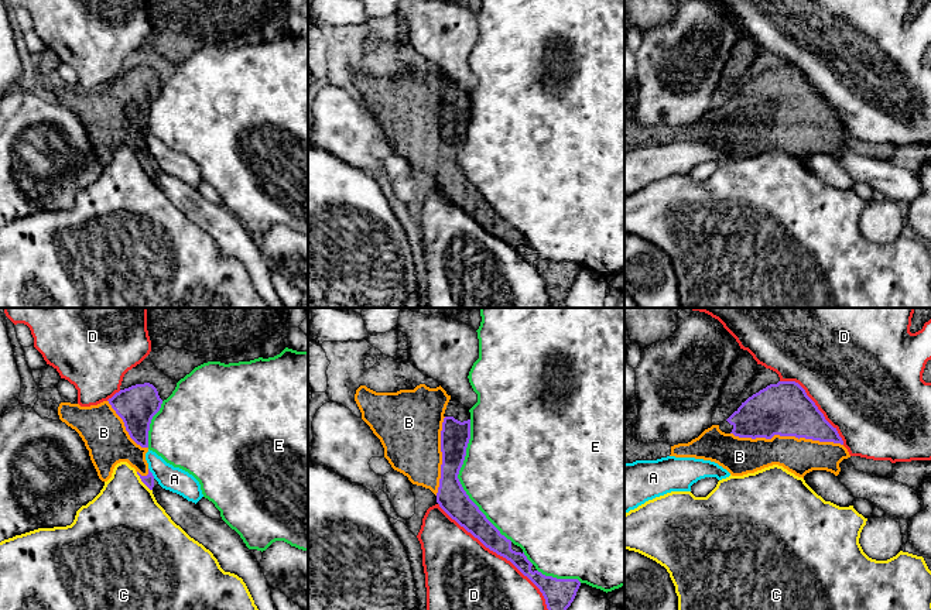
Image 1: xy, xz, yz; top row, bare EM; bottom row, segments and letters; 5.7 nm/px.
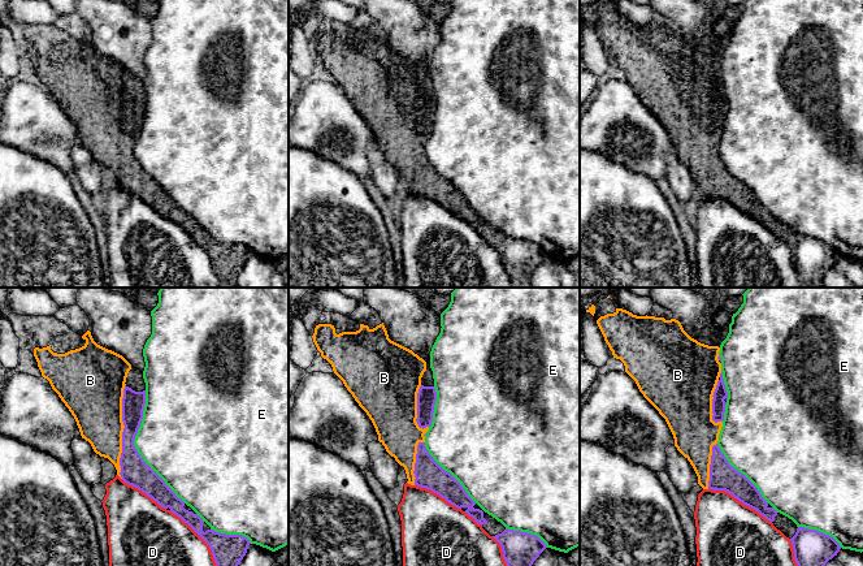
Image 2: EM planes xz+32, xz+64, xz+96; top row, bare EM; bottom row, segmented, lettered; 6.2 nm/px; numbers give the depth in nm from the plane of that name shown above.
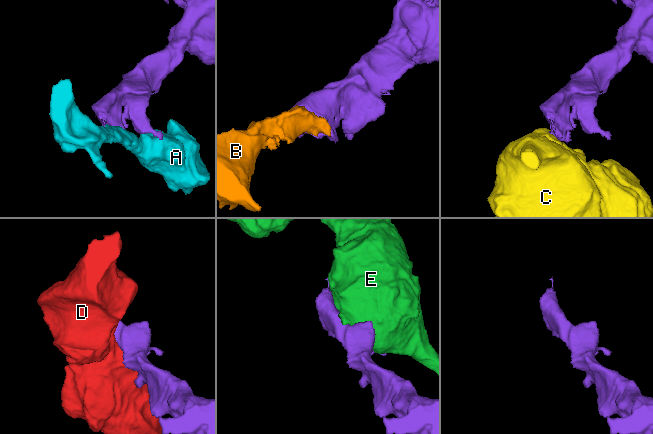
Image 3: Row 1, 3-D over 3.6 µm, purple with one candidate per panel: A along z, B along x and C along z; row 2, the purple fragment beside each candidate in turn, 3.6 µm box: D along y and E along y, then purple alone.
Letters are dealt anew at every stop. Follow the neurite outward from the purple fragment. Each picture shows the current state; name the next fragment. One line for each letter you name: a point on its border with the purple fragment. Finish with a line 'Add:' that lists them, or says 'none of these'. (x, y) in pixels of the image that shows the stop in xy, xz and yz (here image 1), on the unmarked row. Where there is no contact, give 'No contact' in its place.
B: Touches purple at yz (787, 119)
Add: B

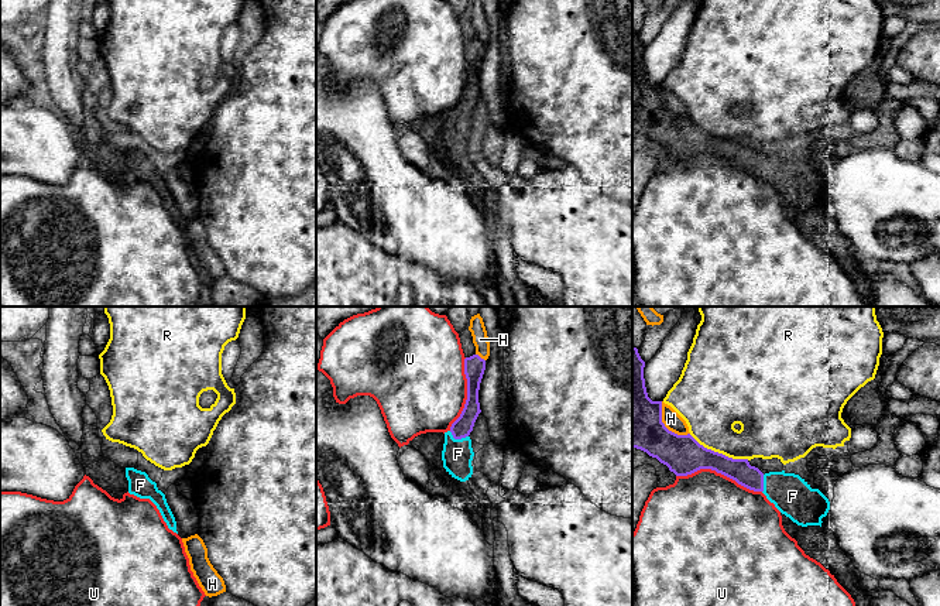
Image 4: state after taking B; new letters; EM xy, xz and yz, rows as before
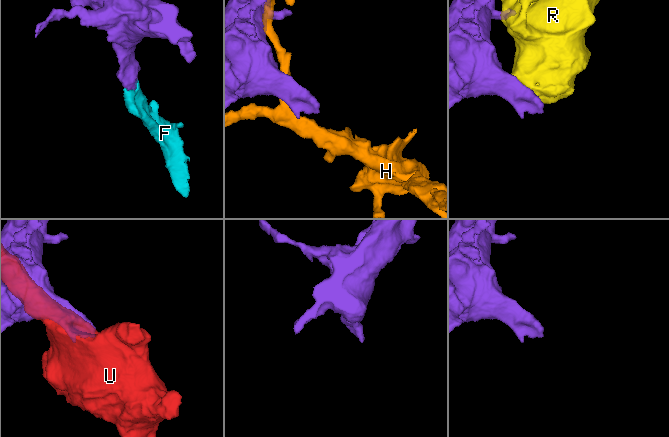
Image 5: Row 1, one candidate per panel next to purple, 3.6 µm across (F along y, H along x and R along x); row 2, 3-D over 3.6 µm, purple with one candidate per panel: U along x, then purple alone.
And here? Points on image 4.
F: Touches purple at xz (458, 122)
Add: F

